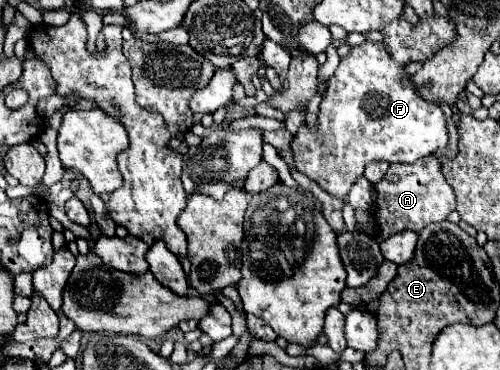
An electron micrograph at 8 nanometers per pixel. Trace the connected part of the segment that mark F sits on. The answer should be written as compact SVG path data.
M364 41L350 49L346 57L340 59L336 73L330 79L326 89L326 99L320 103L316 129L310 129L306 123L300 125L298 133L292 137L290 149L294 155L294 165L300 173L316 181L322 189L326 189L334 197L346 197L350 187L362 177L366 163L370 161L388 161L388 163L414 163L436 149L444 149L448 143L446 119L436 103L424 101L402 65L392 63L388 53L384 51L384 43Z

